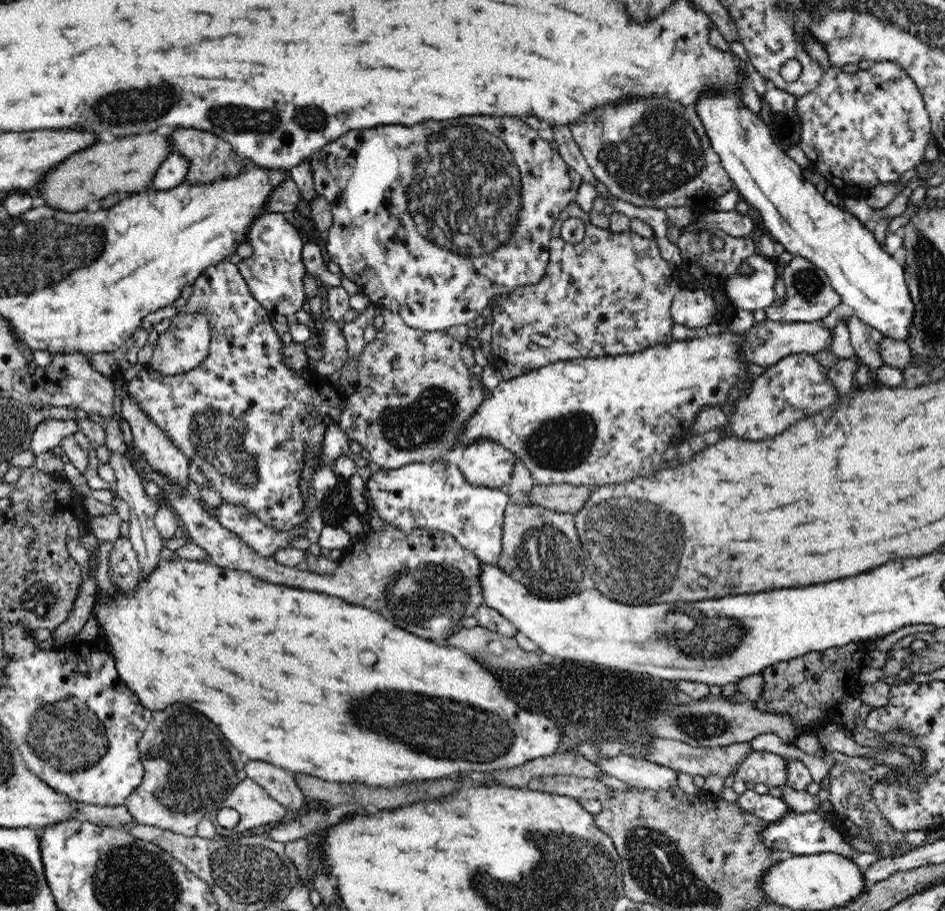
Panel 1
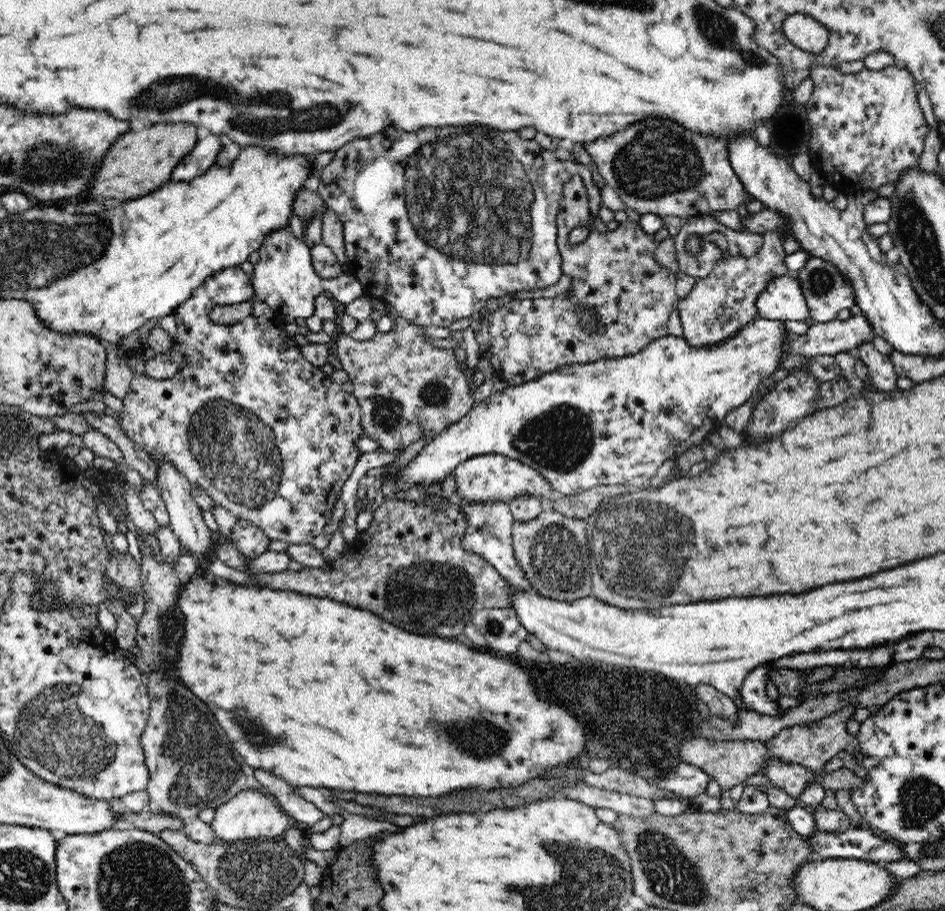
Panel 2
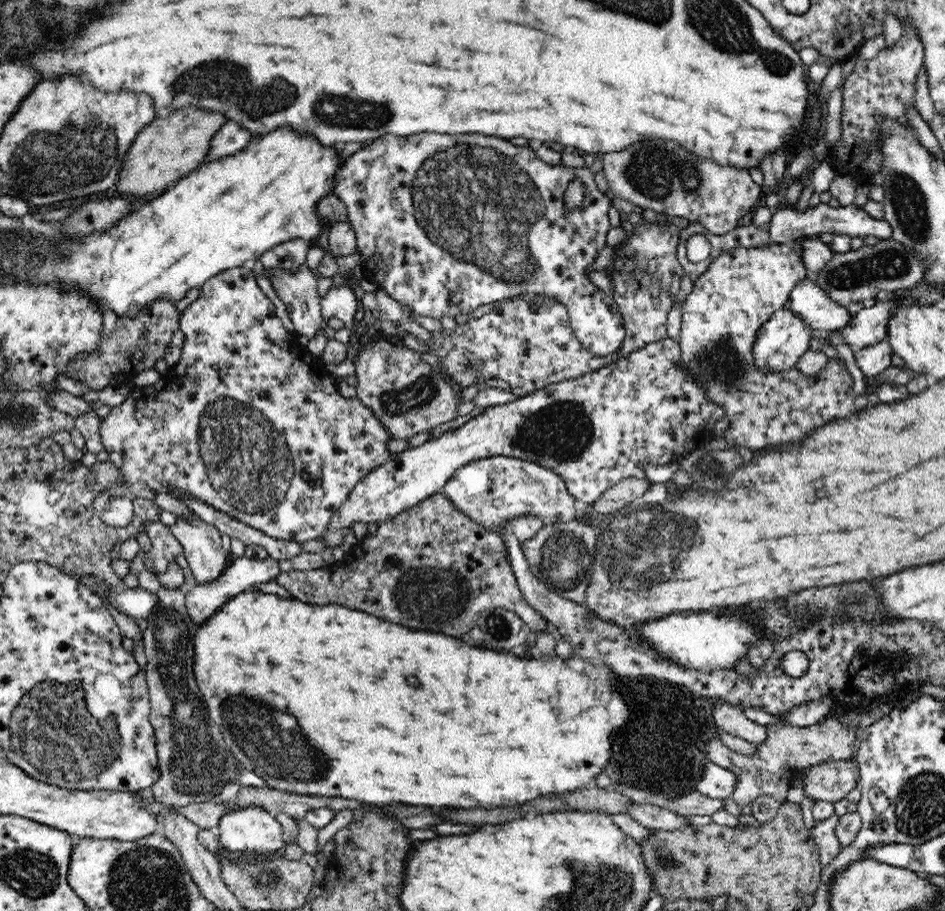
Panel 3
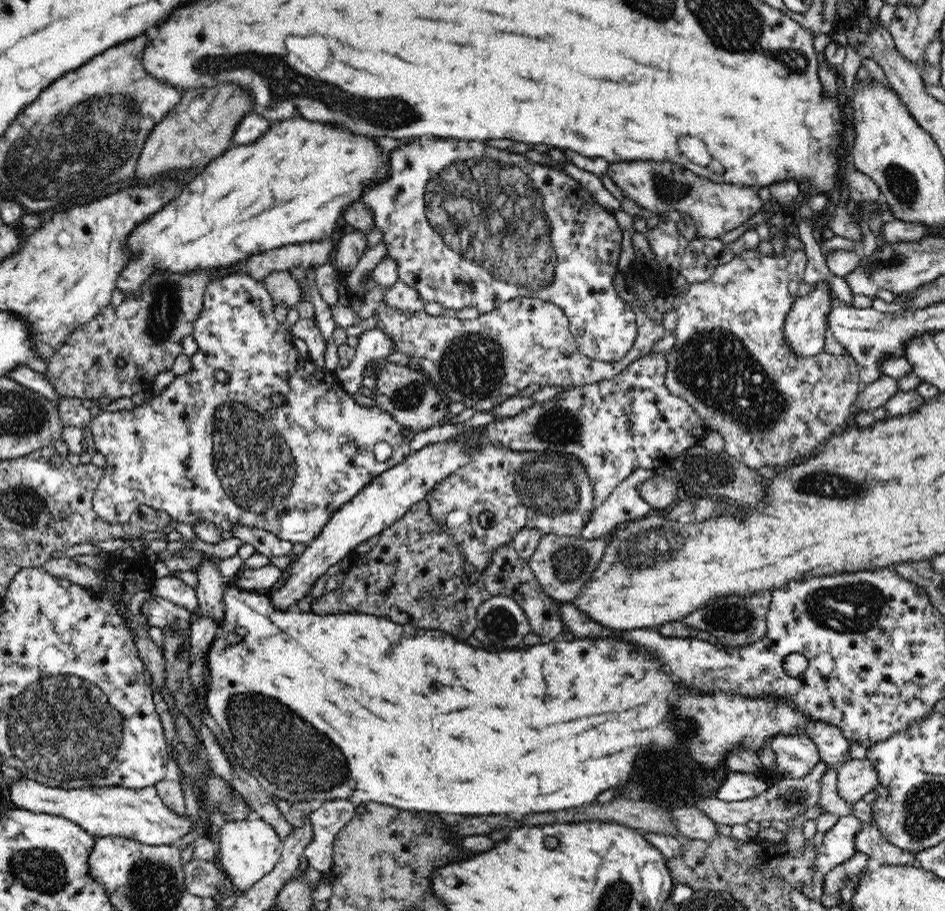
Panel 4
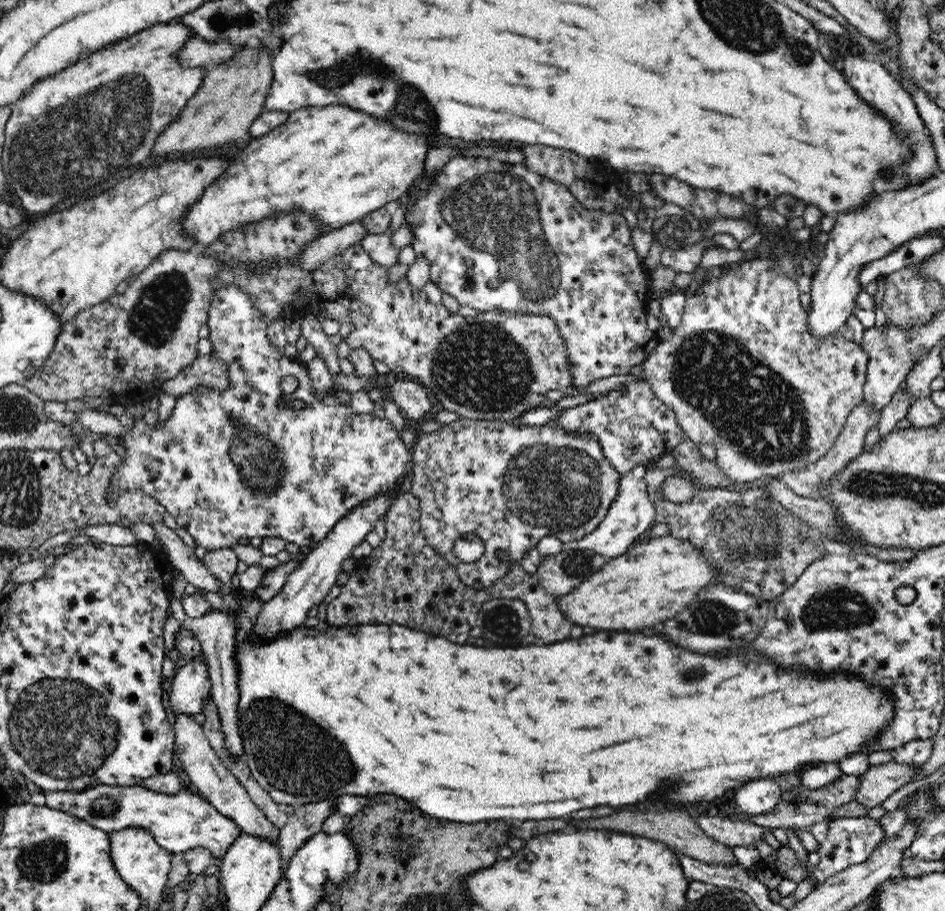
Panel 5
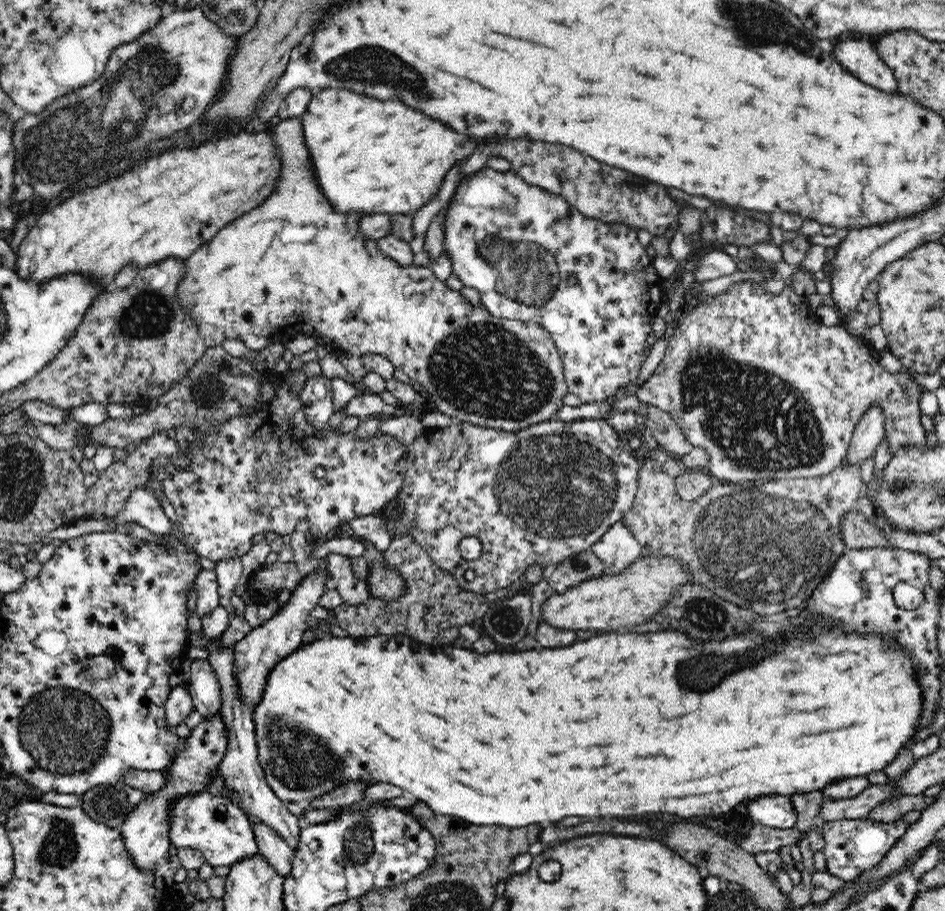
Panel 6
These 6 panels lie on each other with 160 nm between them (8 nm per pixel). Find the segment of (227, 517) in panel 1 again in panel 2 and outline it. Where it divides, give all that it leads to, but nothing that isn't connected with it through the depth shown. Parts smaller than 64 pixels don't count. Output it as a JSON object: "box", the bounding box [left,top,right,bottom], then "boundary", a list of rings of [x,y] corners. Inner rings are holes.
{"box":[231,518,271,559],"boundary":[[[237,518],[231,532],[231,541],[242,555],[252,559],[268,551],[268,543],[271,540],[256,525]]]}

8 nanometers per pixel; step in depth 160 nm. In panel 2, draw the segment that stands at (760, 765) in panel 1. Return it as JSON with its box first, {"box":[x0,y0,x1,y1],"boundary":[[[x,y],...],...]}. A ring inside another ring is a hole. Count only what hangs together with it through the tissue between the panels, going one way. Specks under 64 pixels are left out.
{"box":[763,758,818,798],"boundary":[[[778,758],[768,763],[763,771],[764,777],[767,777],[772,785],[795,798],[802,794],[802,790],[808,784],[818,784],[818,779],[811,770],[796,763],[783,762]]]}

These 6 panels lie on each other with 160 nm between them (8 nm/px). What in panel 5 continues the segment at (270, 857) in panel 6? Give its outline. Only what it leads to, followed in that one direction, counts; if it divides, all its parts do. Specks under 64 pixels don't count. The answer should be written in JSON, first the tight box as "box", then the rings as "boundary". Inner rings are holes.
{"box":[173,714,280,848],"boundary":[[[178,714],[176,724],[173,726],[175,733],[175,750],[182,763],[183,770],[186,771],[190,782],[196,786],[200,797],[206,799],[218,812],[224,816],[231,817],[239,826],[242,833],[264,837],[276,843],[280,848],[279,834],[280,828],[274,826],[266,815],[253,802],[246,789],[238,783],[234,774],[230,773],[224,763],[220,761],[218,754],[205,736],[204,730],[200,724],[196,724],[192,716],[188,714]]]}

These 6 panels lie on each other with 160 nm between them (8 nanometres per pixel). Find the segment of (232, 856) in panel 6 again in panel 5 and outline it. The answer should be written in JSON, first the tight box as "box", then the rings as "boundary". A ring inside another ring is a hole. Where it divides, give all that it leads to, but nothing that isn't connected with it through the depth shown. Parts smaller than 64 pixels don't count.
{"box":[35,785,241,863],"boundary":[[[99,785],[82,792],[44,791],[35,800],[48,808],[60,809],[88,821],[94,828],[114,832],[122,828],[147,828],[162,849],[170,853],[187,852],[194,848],[209,851],[219,863],[232,844],[238,840],[241,829],[231,817],[218,812],[198,793],[184,792],[167,796],[142,786],[124,787]]]}

